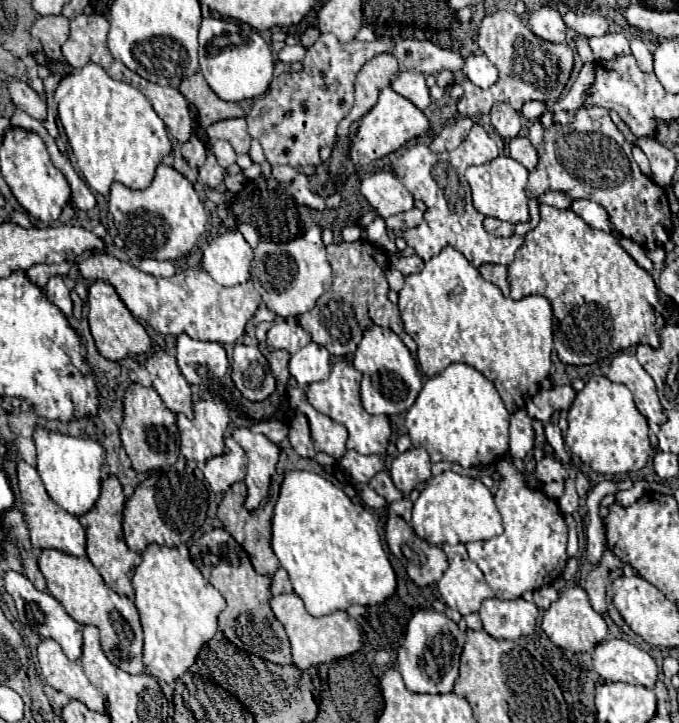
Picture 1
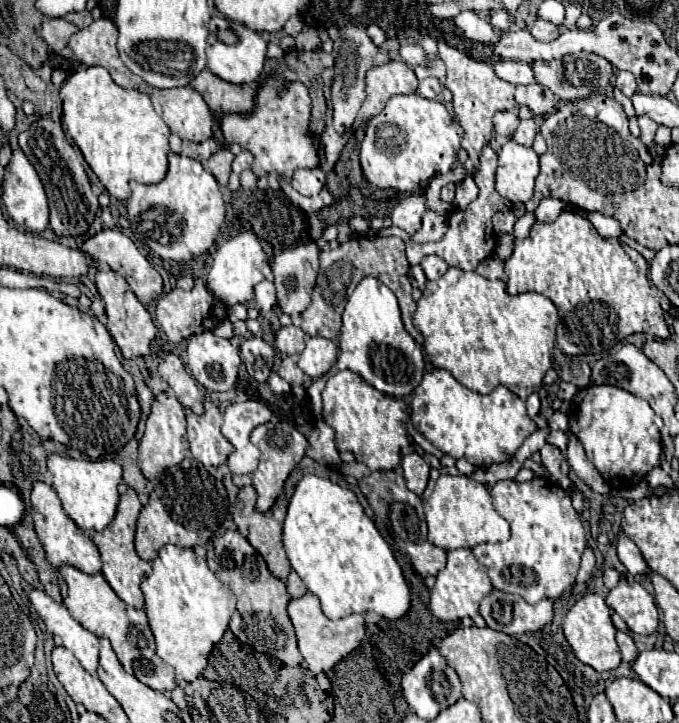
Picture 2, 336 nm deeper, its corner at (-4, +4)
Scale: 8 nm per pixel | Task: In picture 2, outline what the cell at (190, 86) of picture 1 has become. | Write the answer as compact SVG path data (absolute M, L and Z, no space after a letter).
M203 69L189 83L189 87L195 89L215 113L249 113L255 107L257 89L251 85L227 83L213 75L209 69Z

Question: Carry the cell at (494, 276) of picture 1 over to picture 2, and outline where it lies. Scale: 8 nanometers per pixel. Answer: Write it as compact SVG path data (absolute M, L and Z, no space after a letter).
M491 255L487 259L483 259L477 269L479 275L487 277L487 279L503 279L505 281L505 273L503 273L503 261L497 255Z

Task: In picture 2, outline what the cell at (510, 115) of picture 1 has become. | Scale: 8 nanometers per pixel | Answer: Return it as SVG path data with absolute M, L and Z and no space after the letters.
M499 111L493 117L495 123L495 131L503 137L511 137L511 133L515 131L515 125L519 125L519 117L513 111Z

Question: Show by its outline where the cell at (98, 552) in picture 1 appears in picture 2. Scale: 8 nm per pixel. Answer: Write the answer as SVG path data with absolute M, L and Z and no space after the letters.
M127 489L125 495L121 495L119 499L119 505L117 505L117 513L115 513L115 519L103 529L103 531L97 531L93 535L93 543L97 545L99 553L101 553L101 561L103 561L103 575L107 579L107 583L111 585L111 589L131 607L137 607L141 609L145 603L143 603L143 593L139 589L141 581L151 573L151 563L141 559L137 553L135 553L135 547L133 547L133 535L135 535L135 523L137 523L137 517L139 517L139 511L141 511L141 503L137 499L137 493L133 489Z

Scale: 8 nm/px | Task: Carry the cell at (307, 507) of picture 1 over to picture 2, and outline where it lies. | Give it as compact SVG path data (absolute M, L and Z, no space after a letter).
M303 475L289 501L283 545L291 567L307 589L319 597L321 609L329 619L365 611L399 619L407 613L411 599L401 567L351 489L317 475Z

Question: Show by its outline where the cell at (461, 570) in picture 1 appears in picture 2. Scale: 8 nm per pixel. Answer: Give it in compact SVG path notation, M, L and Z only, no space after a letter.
M455 549L447 553L447 565L437 575L437 583L431 589L431 611L441 621L461 620L461 617L473 618L479 613L481 599L491 593L491 581L487 573L479 567L471 549Z

